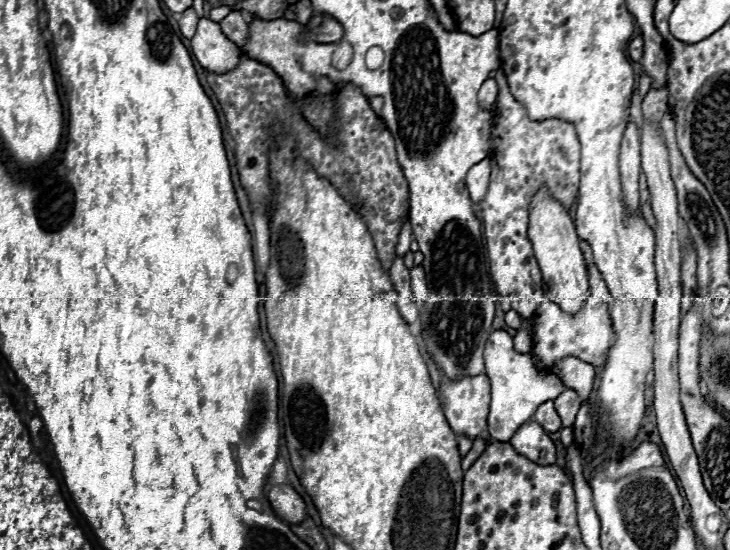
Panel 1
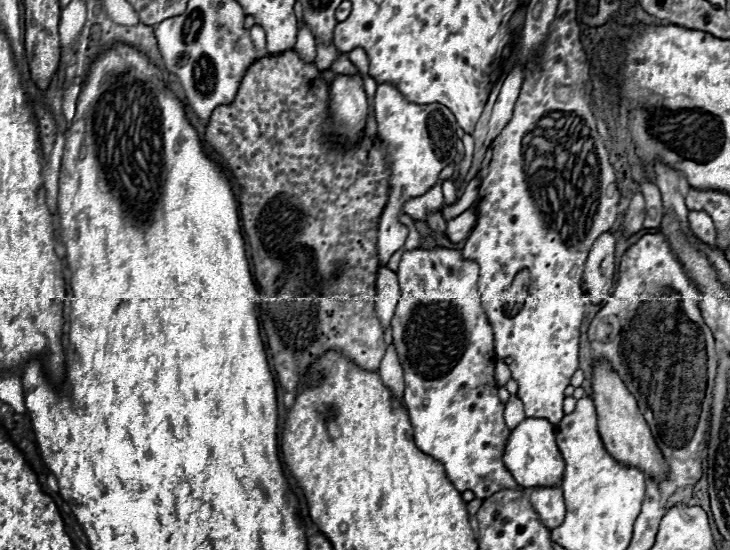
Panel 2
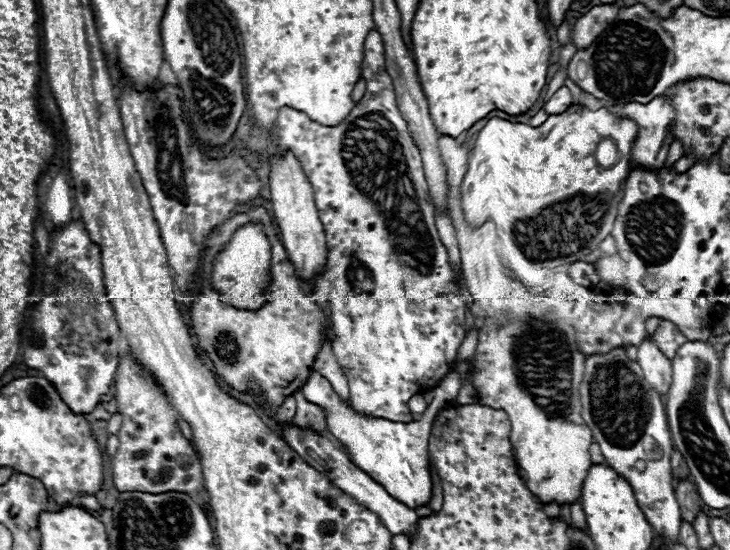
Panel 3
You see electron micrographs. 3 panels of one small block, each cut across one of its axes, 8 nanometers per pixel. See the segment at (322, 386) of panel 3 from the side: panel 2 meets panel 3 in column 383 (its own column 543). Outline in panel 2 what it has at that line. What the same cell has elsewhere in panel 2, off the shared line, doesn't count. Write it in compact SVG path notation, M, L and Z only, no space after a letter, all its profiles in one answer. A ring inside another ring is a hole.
M524 418L508 436L504 450L504 464L514 480L524 486L560 486L564 472L564 460L554 440L554 426L544 418Z

